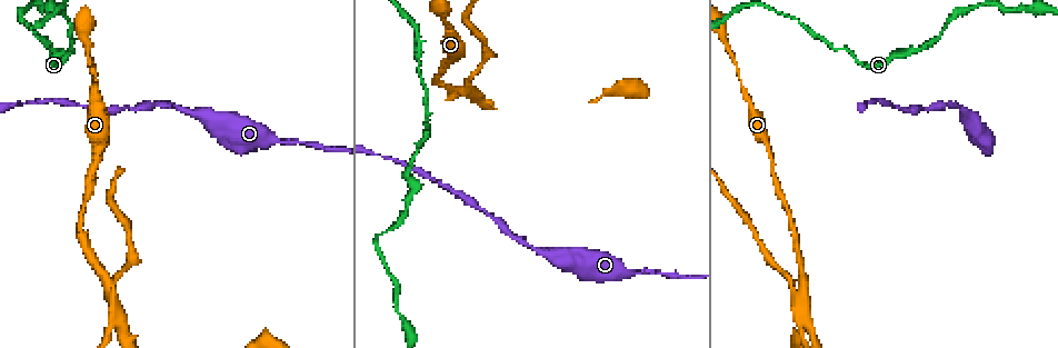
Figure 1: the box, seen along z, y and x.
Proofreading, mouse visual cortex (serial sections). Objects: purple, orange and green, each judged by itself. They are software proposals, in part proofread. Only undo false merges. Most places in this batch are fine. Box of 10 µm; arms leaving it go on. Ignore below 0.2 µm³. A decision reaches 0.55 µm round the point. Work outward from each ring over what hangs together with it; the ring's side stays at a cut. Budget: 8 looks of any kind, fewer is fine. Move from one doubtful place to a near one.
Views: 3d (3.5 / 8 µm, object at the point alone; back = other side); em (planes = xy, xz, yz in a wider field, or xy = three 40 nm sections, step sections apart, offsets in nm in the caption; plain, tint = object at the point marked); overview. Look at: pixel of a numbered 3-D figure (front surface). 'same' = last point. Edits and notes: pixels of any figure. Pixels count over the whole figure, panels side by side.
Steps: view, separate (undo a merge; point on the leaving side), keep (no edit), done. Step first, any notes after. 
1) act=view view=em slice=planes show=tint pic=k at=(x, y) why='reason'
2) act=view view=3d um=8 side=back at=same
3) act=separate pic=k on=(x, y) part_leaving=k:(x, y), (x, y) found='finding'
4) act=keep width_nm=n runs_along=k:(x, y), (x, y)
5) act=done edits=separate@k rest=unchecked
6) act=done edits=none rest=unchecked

act=view view=3d um=8 pic=1 at=(19, 19) why='sharp bend'

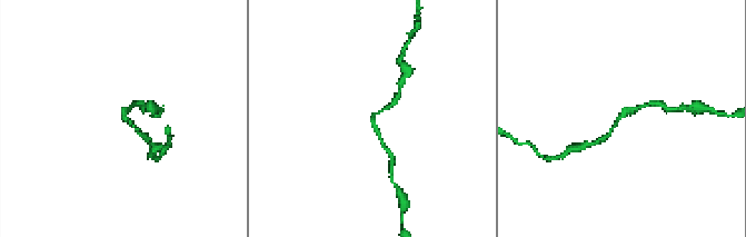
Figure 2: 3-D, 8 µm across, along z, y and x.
act=view view=em slice=xy step=2 show=tint at=same arm_widths_nm=150,150 why='now the EM'

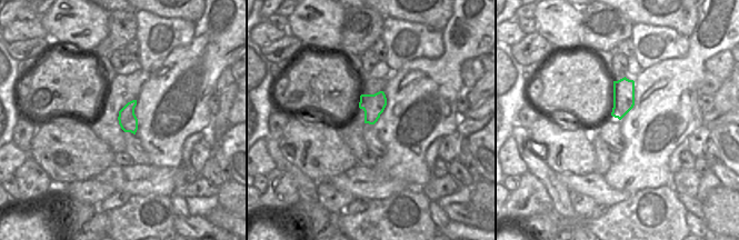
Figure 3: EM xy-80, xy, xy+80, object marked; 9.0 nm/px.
act=keep runs_along=2:(604, 138), (625, 111), (644, 105) found='one cell here'

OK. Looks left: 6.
act=view view=3d um=3.5 pic=1 at=(129, 107) why='a narrow waist'

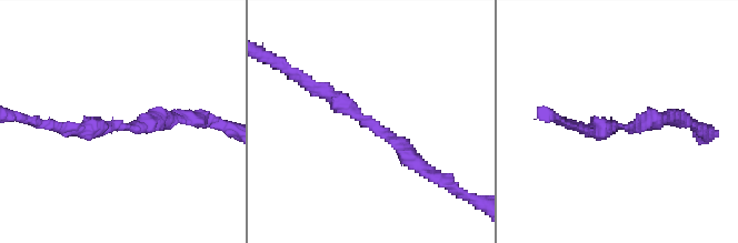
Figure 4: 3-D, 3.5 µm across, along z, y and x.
act=view view=em slice=xy step=5 show=tint pic=4 at=(621, 128) arm_widths_nm=200,250 why='shape alone is not enough'

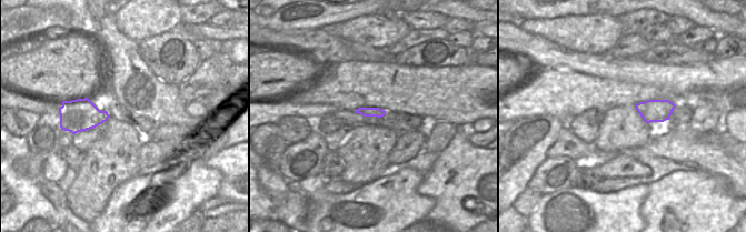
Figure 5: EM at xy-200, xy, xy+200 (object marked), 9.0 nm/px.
act=view view=em slice=xy step=1 show=tint at=same

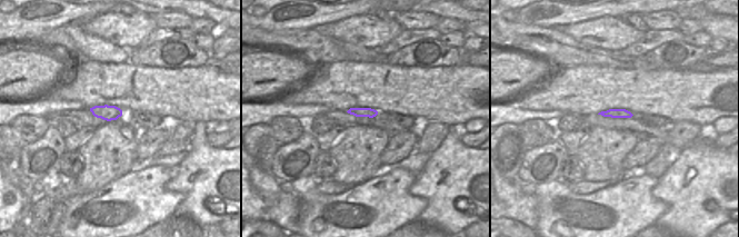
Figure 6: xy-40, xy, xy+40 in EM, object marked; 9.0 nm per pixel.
act=keep found='all the same cell'

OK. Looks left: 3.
act=view view=em slice=xy step=5 show=tint pic=1 at=(869, 104) why='thin neck'

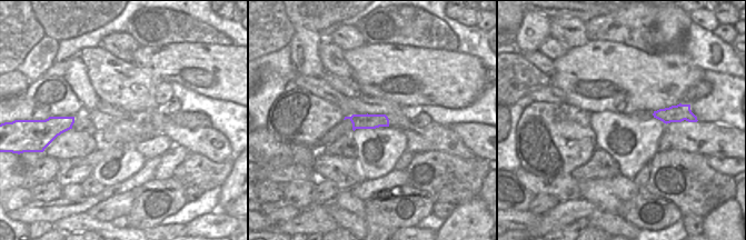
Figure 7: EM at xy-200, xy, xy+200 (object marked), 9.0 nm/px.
act=view view=3d um=3.5 at=same

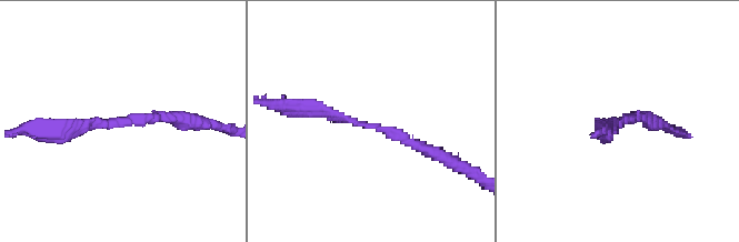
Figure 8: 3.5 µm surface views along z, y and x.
act=keep runs_along=8:(432, 153), (307, 102) found='one cell here'

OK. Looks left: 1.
act=done edits=none rest=unchecked

